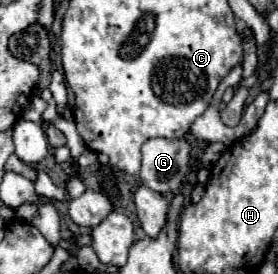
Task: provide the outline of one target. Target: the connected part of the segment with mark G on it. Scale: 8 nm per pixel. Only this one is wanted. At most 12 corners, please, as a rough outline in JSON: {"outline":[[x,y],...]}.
{"outline":[[149,139],[141,181],[177,193],[191,169],[185,139]]}

